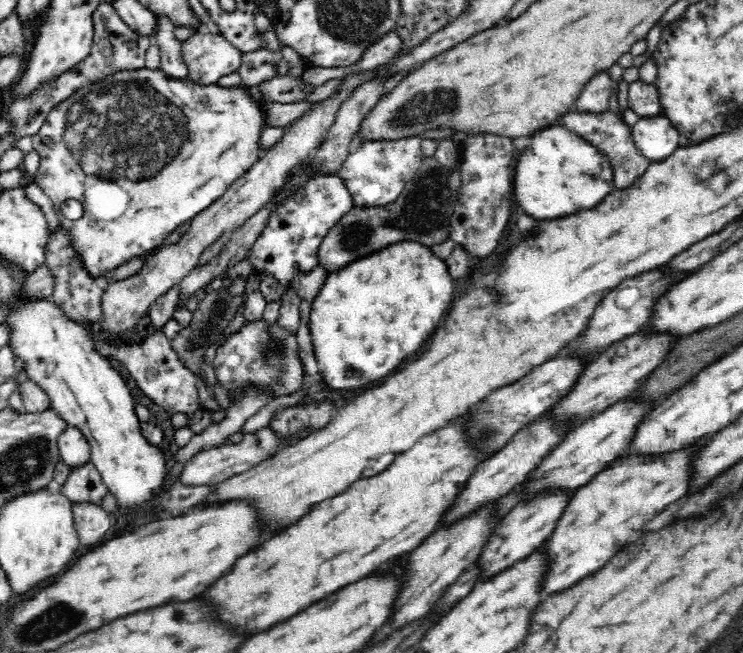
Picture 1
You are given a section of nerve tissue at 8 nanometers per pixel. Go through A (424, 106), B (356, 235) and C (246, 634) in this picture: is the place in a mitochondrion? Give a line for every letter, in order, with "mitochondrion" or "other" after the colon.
A: mitochondrion
B: mitochondrion
C: other

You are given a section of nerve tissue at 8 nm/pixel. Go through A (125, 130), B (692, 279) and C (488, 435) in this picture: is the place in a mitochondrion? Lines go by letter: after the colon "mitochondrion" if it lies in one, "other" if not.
A: mitochondrion
B: other
C: mitochondrion

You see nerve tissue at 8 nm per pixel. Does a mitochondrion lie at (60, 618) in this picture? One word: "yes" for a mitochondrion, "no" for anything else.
yes

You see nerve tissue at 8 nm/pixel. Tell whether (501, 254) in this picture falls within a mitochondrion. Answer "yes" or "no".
no

